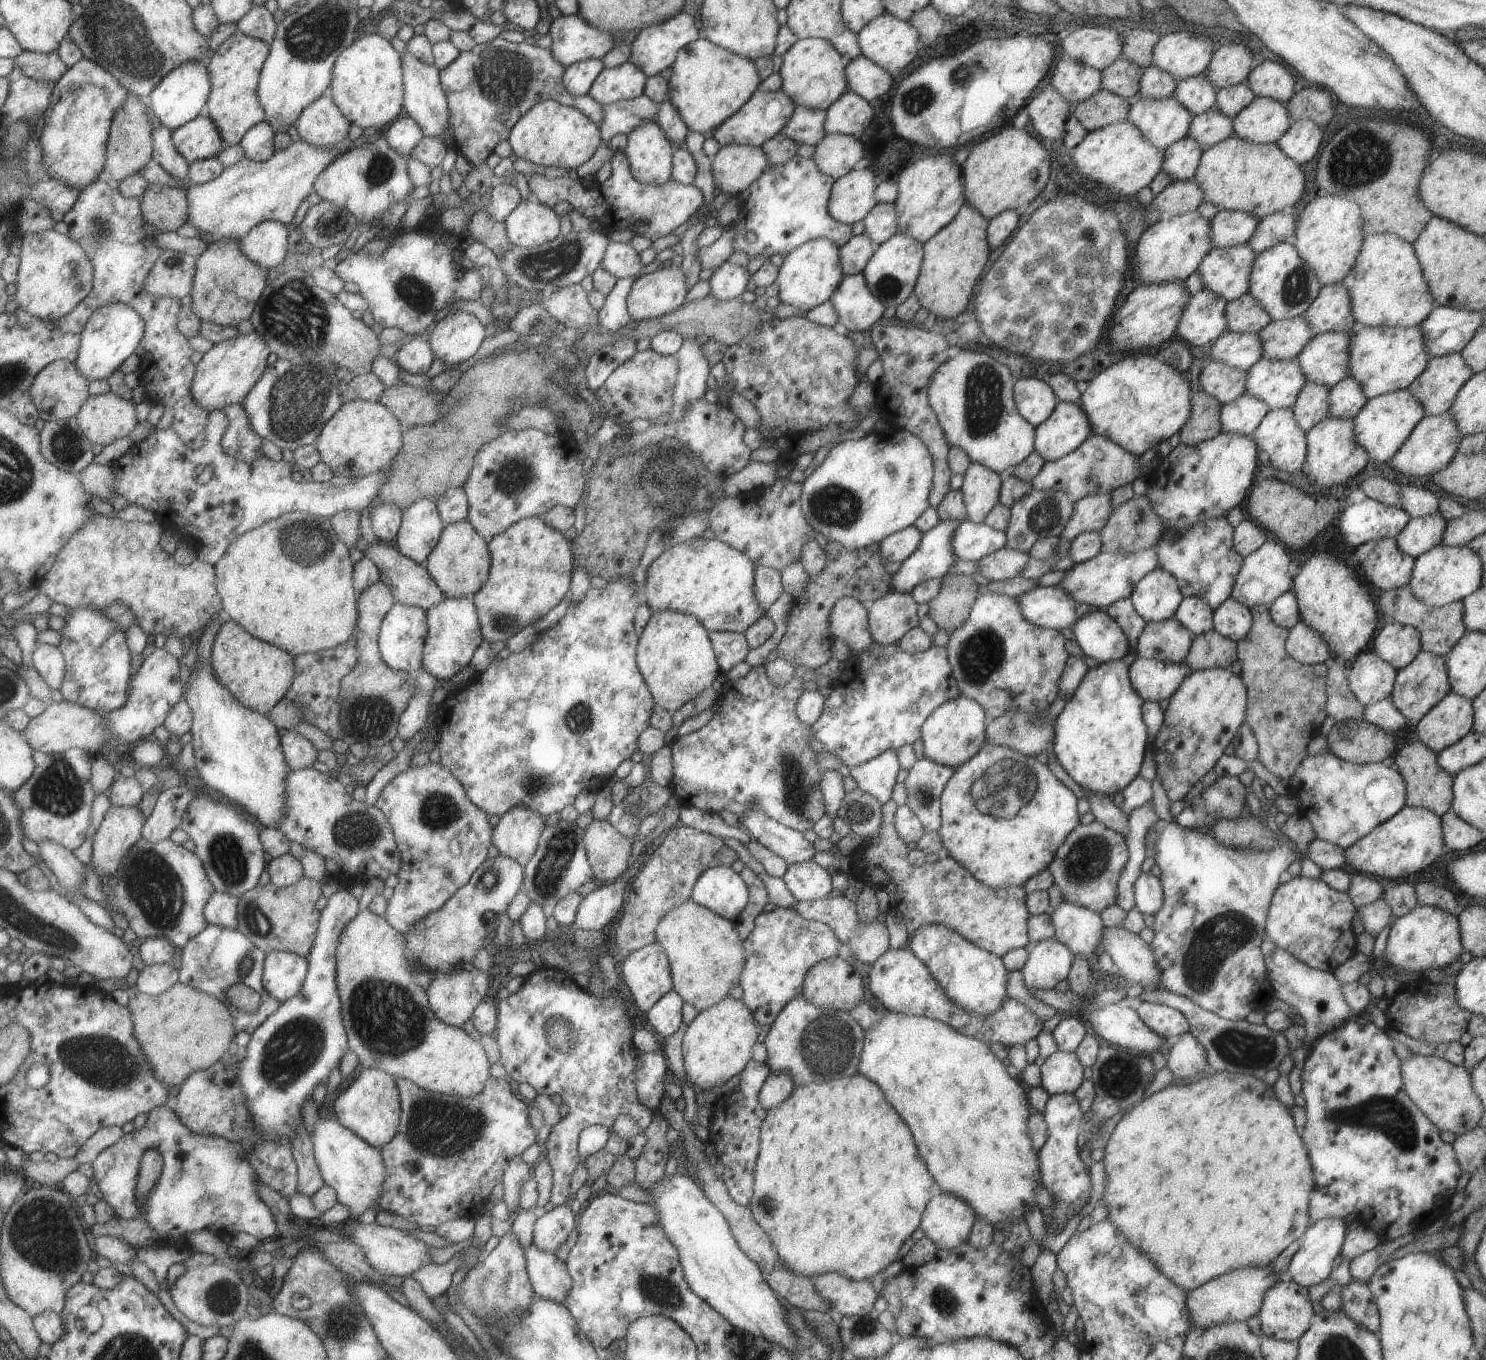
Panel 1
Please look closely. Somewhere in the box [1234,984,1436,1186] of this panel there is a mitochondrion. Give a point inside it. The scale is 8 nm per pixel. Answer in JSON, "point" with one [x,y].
{"point":[1386,1115]}

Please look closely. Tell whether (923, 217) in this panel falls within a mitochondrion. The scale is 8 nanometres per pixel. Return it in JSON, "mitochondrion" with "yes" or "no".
{"mitochondrion":"no"}

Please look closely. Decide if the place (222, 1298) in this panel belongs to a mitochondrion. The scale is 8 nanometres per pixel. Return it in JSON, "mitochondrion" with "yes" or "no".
{"mitochondrion":"yes"}

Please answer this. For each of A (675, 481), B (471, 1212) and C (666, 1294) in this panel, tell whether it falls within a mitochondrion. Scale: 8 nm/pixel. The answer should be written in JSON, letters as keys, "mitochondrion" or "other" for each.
{"A":"mitochondrion","B":"other","C":"mitochondrion"}

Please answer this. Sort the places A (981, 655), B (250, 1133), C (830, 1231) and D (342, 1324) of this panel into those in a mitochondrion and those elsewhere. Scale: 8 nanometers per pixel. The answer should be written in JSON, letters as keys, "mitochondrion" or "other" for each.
{"A":"mitochondrion","B":"other","C":"other","D":"mitochondrion"}

